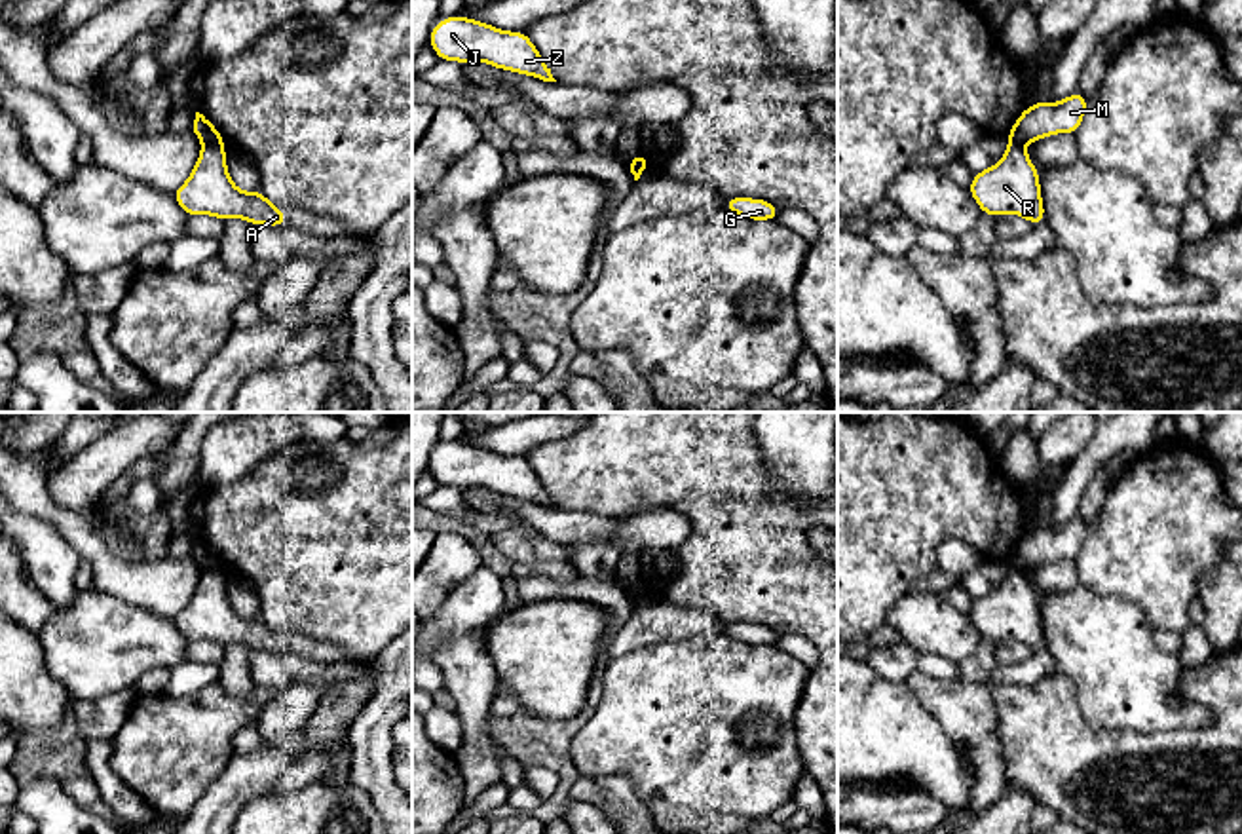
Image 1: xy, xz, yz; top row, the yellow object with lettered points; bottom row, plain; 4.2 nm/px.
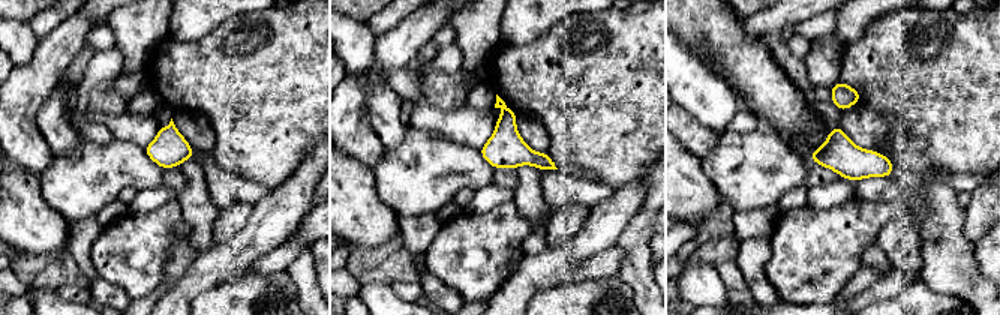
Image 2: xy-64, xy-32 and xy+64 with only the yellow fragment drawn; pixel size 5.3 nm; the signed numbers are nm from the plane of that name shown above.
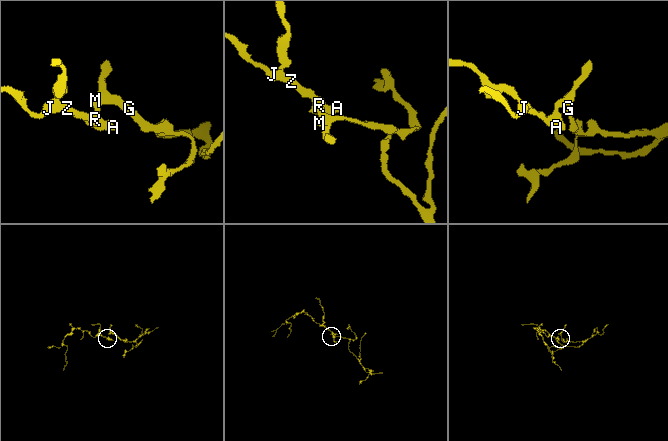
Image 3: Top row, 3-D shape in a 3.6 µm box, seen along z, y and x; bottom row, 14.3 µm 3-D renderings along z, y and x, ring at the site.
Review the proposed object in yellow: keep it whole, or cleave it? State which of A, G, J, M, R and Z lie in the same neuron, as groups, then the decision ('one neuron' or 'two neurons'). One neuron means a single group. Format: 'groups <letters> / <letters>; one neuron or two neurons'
groups A J R Z / G M; two neurons

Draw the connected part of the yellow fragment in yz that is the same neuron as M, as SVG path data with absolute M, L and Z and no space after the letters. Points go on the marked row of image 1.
M1079 89L1060 103L1035 103L1027 106L1014 122L1008 131L1008 139L1026 144L1054 133L1075 135L1086 108L1086 99Z

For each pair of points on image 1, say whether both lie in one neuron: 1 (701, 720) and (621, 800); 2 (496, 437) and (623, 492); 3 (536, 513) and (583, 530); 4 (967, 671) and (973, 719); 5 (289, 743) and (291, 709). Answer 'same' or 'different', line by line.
1: different
2: different
3: same
4: different
5: same

